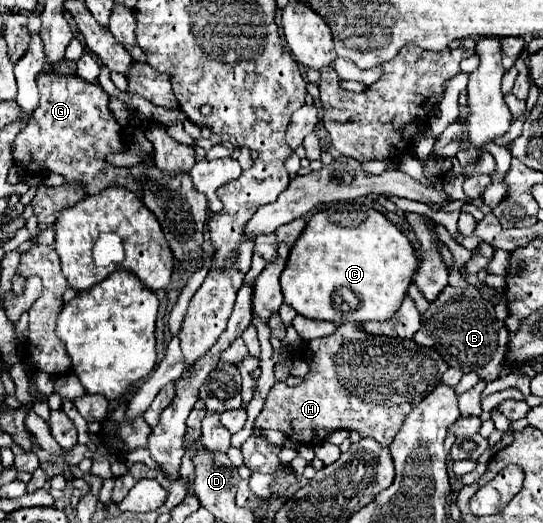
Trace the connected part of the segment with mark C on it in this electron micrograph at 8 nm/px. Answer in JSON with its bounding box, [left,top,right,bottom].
[281,205,417,325]

